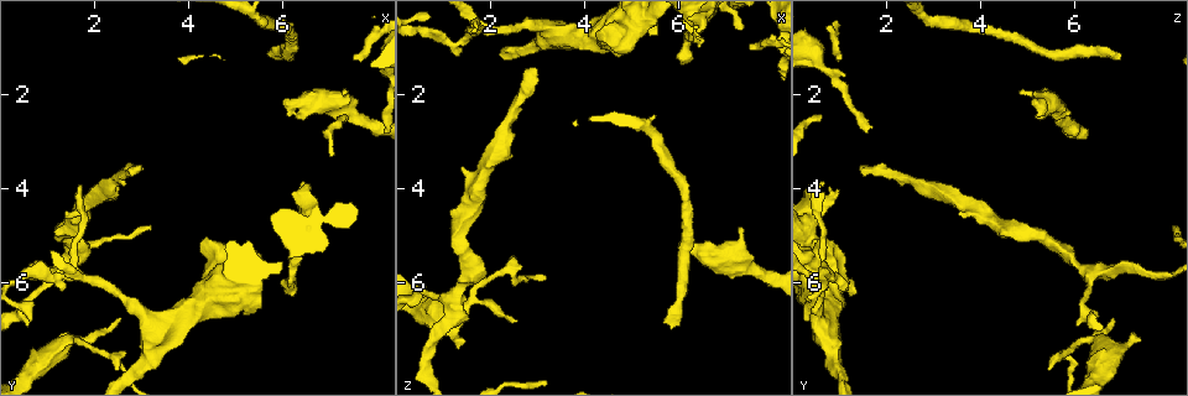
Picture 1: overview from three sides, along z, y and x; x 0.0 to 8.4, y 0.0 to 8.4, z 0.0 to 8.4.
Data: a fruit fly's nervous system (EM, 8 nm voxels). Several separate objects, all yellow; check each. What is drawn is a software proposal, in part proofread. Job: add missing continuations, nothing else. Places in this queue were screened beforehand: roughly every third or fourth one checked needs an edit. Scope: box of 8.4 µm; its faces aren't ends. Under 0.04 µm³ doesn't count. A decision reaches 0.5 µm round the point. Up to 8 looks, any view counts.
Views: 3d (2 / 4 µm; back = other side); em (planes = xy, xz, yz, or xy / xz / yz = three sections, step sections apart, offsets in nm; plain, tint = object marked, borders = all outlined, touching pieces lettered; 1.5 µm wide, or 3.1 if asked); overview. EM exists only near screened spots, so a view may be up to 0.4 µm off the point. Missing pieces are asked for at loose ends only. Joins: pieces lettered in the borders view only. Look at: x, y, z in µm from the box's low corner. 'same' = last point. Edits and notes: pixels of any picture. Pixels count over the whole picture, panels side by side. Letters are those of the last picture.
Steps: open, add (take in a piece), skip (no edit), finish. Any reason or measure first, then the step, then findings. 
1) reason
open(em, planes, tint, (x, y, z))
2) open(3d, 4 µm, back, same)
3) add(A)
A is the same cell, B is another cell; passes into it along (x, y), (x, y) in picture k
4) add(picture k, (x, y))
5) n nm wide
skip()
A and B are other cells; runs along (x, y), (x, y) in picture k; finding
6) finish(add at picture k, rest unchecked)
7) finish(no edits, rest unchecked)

open(em, planes, borders, (5.80, 1.25, 6.95))

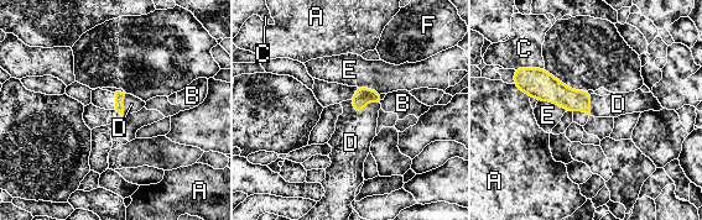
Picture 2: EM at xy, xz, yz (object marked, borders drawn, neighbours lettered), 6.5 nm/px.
add(D)
D is the same cell, A, B, C, E and F are other cells; the cell continues

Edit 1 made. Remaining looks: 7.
see it whole again
open(overview)

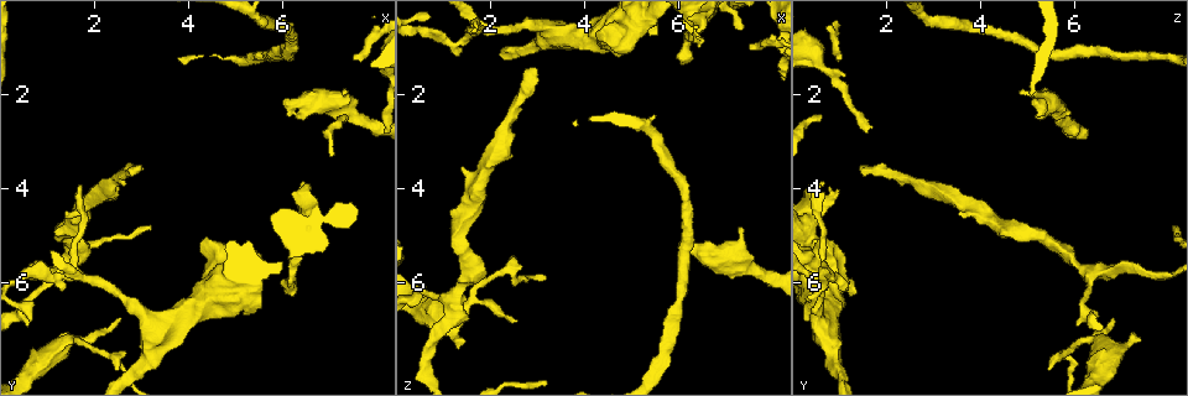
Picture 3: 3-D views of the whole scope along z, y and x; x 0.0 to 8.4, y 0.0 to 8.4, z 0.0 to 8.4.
branch stops here
open(3d, 4 µm, (1.50, 7.10, 7.20))

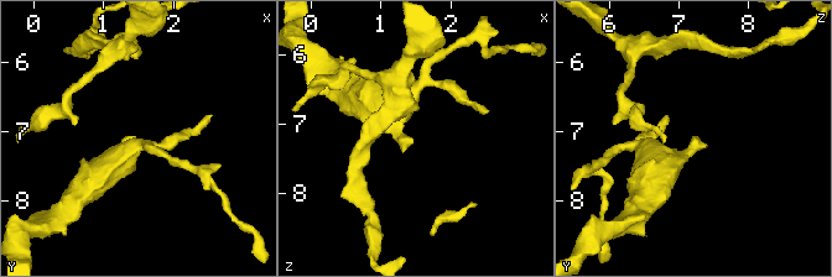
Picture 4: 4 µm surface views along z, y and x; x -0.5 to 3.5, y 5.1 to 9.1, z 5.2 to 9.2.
open(em, planes, plain, (1.45, 7.10, 7.20))

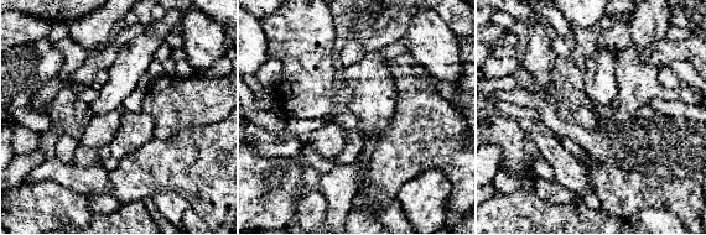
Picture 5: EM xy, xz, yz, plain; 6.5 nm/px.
open(em, planes, borders, same)

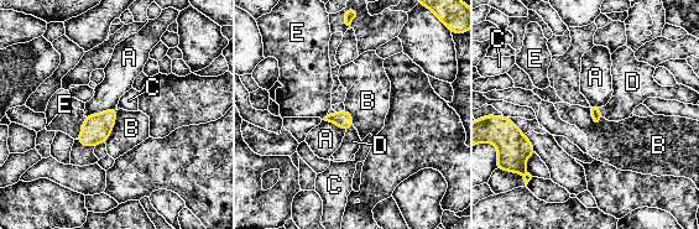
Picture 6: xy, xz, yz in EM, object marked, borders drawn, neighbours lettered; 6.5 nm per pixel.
B touches over 240 nm
add(D)
D is the same cell, A, B, C and E are other cells; it goes on there

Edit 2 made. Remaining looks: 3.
branch stops here
open(em, xy, step 8, borders, (3.05, 3.55, 1.75))

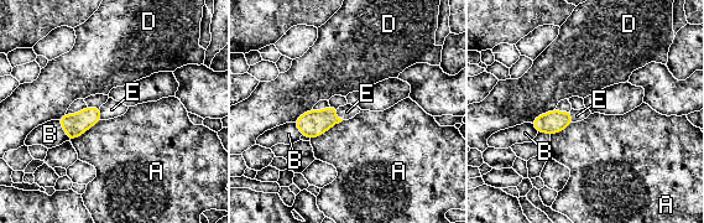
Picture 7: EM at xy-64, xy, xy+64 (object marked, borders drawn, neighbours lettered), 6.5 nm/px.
add(E)
E is the same cell, A, B and D are other cells; passes into it along (312, 124), (334, 117), (347, 112) in picture 7; the cell continues

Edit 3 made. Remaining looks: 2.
finish(add at picture 2, add at picture 6, add at picture 7, rest unchecked)

